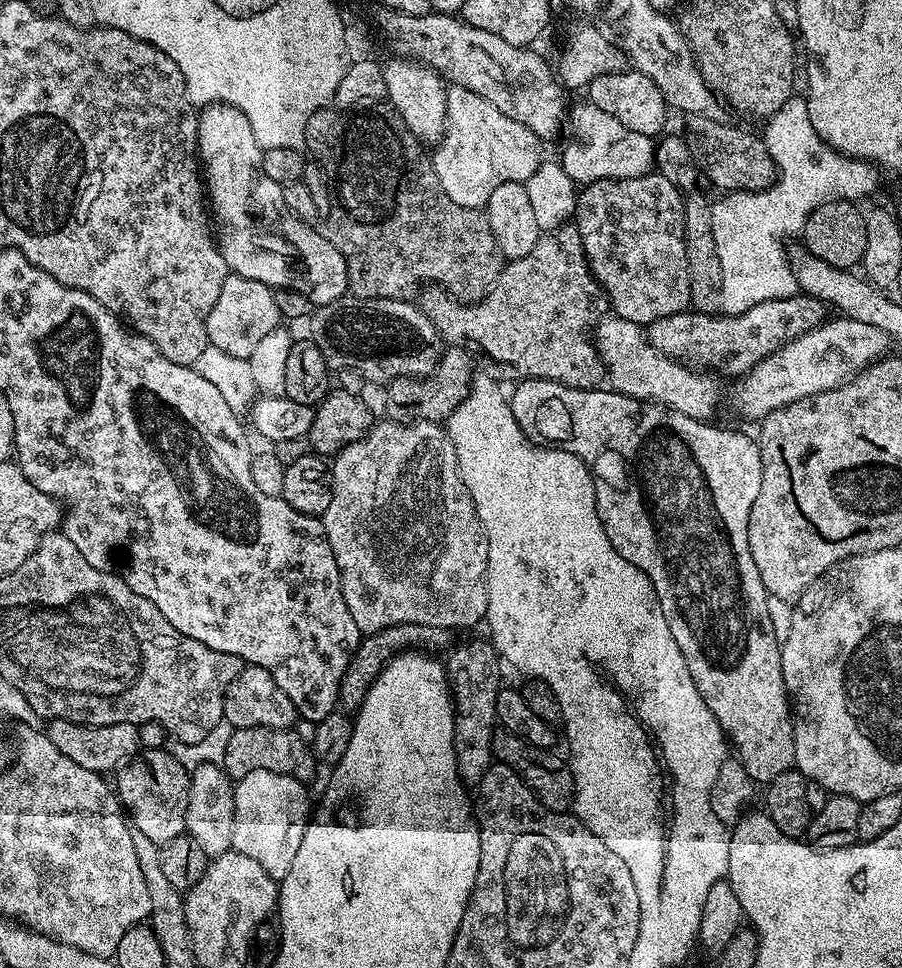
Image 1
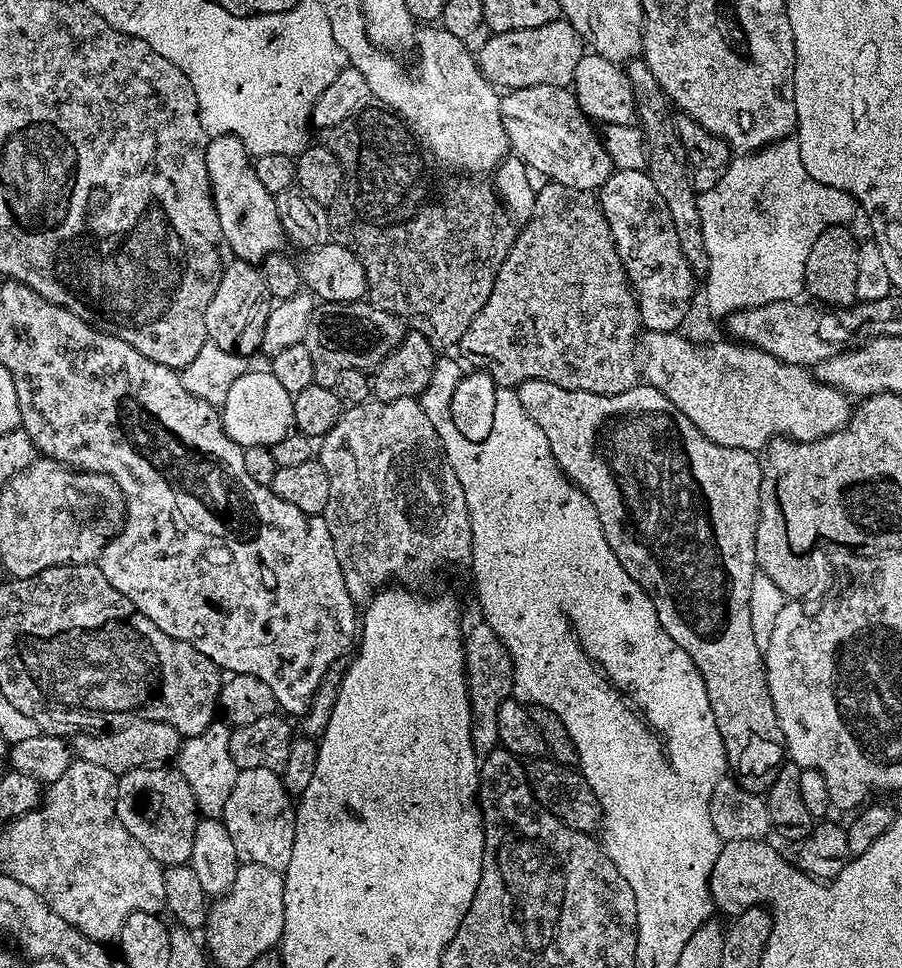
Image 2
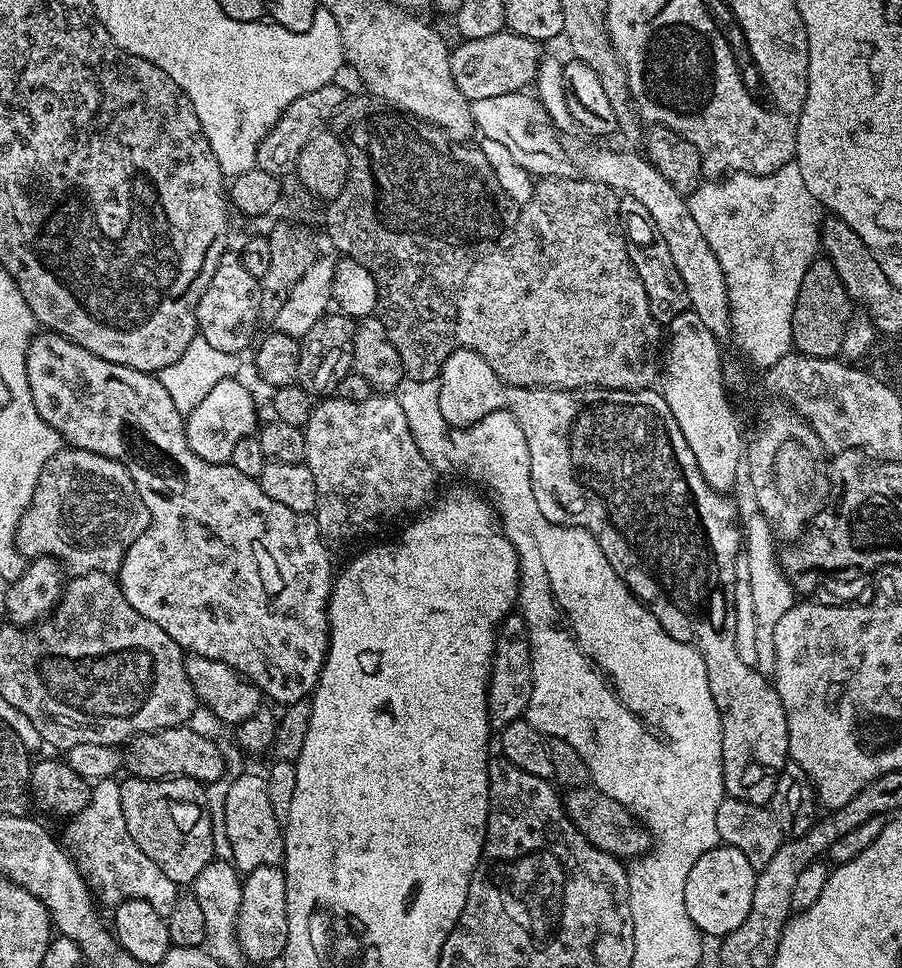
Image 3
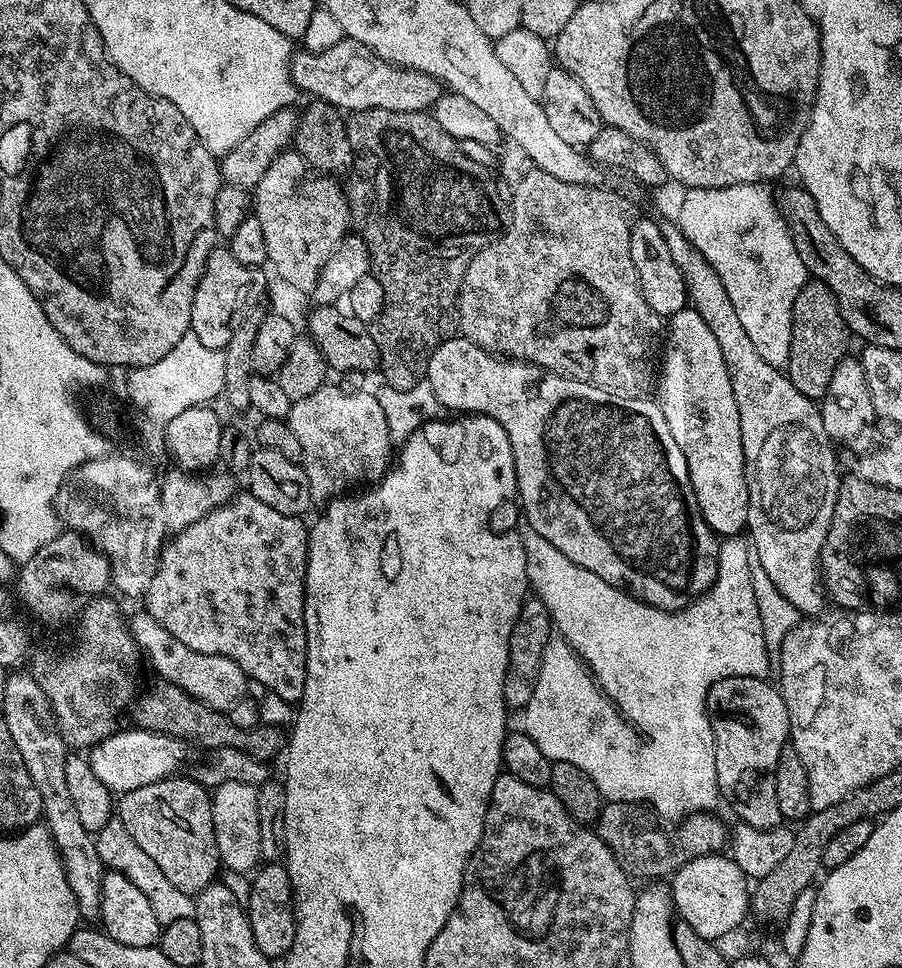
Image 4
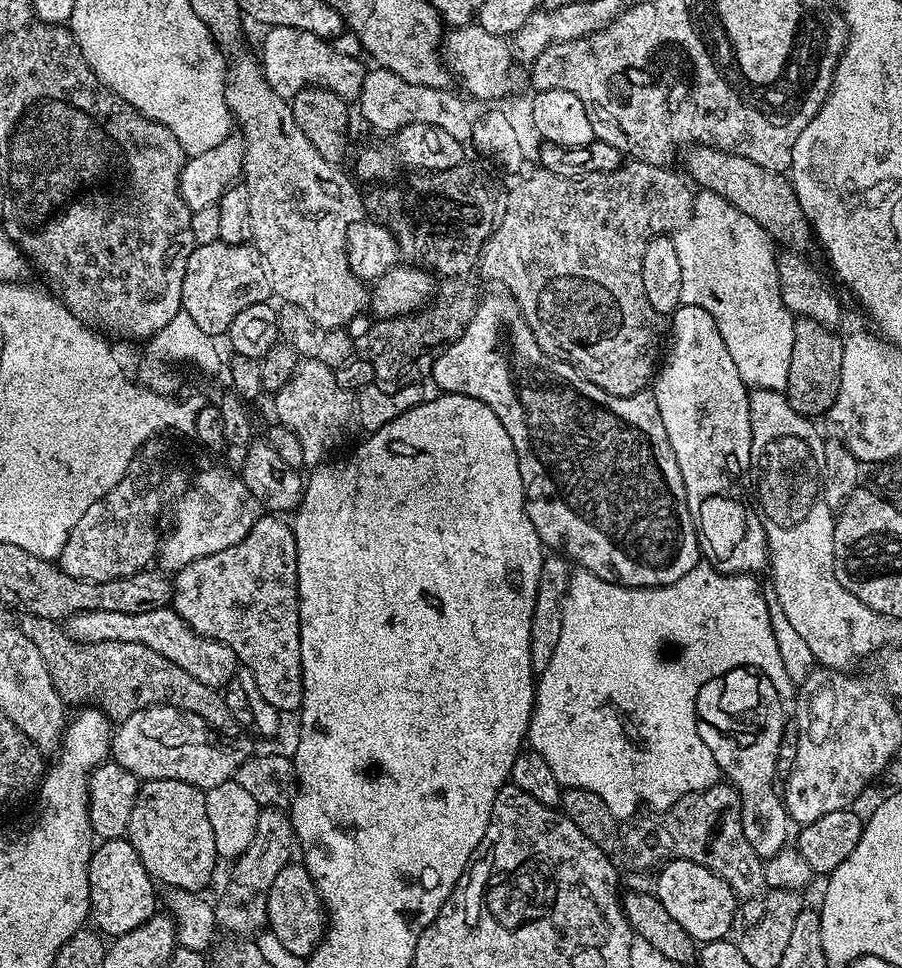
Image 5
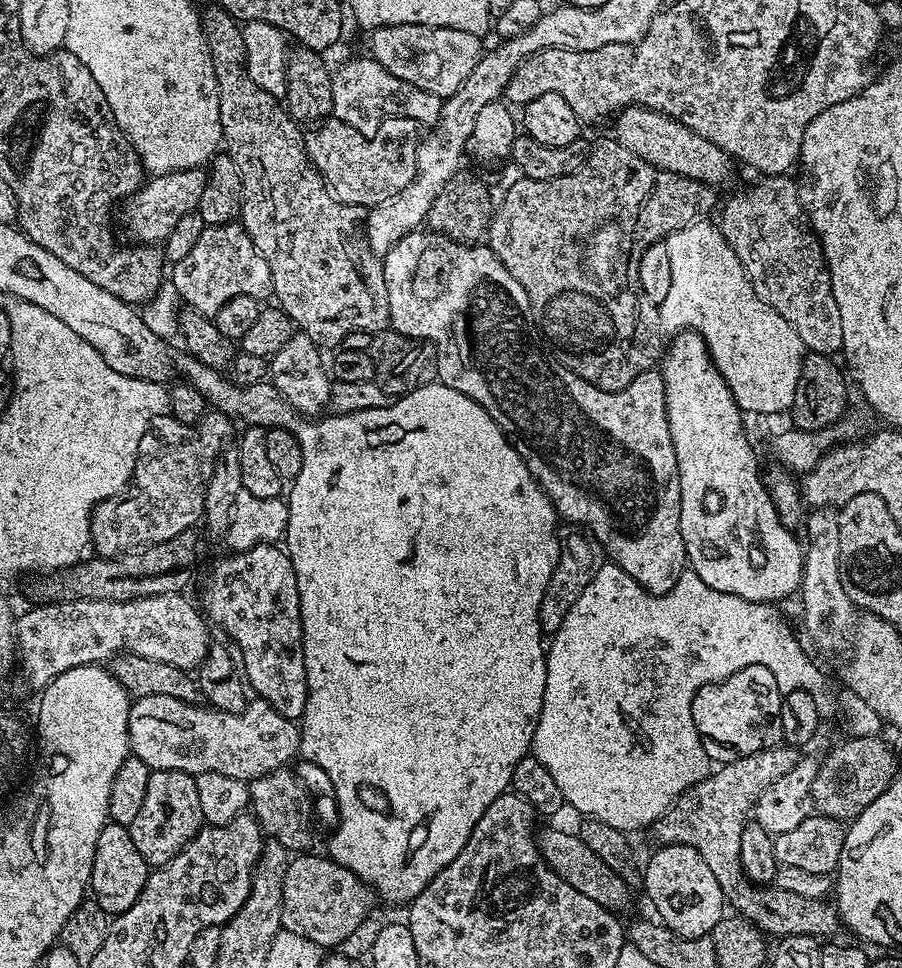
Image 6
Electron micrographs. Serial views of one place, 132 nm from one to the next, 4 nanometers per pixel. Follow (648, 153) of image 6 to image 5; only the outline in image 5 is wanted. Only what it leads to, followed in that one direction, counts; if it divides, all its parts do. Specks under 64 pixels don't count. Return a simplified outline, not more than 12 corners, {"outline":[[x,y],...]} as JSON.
{"outline":[[692,146],[683,171],[761,224],[809,251],[814,233],[787,175]]}

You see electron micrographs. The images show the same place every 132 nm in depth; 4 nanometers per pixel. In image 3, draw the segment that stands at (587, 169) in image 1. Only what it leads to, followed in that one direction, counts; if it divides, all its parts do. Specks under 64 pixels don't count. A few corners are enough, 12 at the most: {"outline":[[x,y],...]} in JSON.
{"outline":[[535,95],[471,101],[477,133],[536,178],[572,176]]}

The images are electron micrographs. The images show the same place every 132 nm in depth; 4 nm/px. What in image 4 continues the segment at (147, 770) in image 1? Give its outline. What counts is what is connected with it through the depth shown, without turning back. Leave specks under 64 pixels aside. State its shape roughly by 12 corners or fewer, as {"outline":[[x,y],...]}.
{"outline":[[195,779],[123,793],[118,819],[183,892],[221,871]]}

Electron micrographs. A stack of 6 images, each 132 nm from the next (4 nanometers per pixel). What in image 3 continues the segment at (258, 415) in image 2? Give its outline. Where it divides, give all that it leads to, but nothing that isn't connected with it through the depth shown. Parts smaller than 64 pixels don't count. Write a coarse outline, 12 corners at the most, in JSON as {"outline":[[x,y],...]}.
{"outline":[[239,379],[218,382],[192,412],[190,450],[227,464],[258,428]]}

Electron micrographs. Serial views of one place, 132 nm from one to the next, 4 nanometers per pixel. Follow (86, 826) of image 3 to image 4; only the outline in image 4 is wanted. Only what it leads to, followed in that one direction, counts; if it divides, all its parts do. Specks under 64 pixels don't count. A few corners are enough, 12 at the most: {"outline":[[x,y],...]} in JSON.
{"outline":[[120,819],[94,837],[105,869],[124,872],[162,926],[195,917],[178,890]]}

